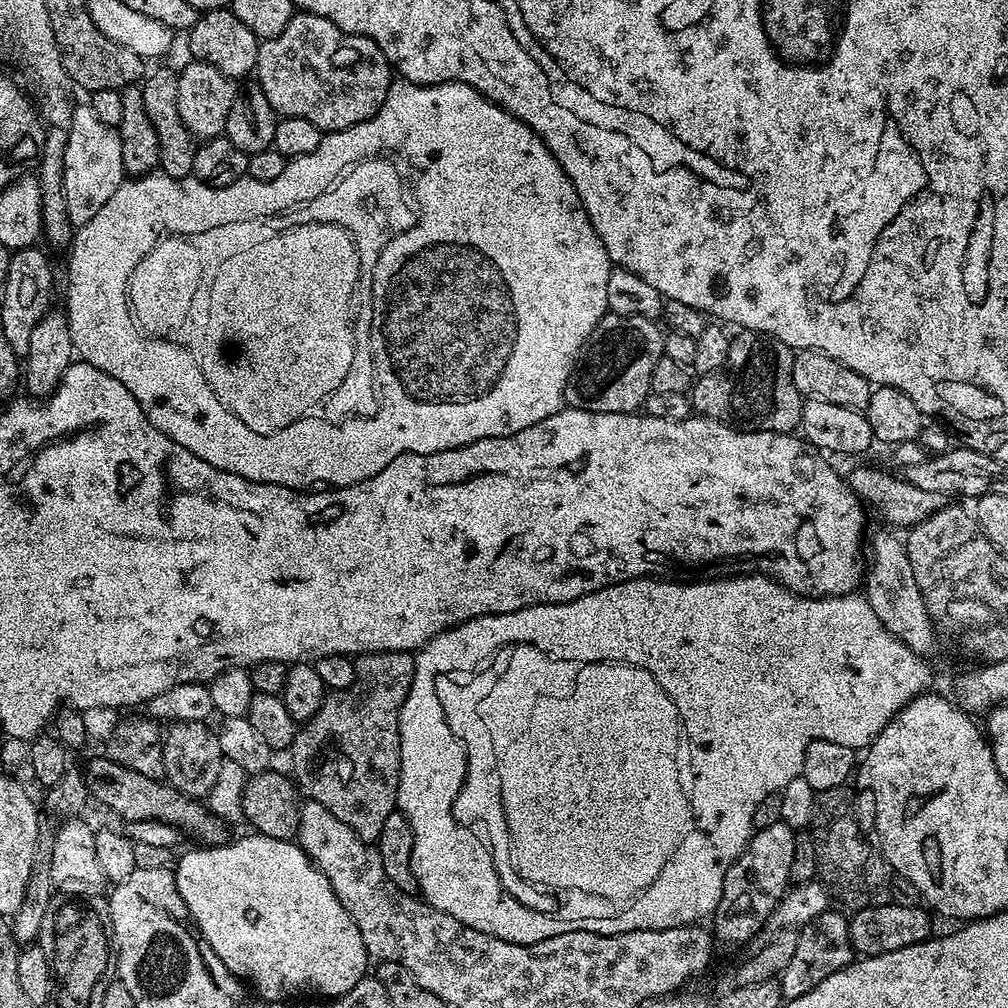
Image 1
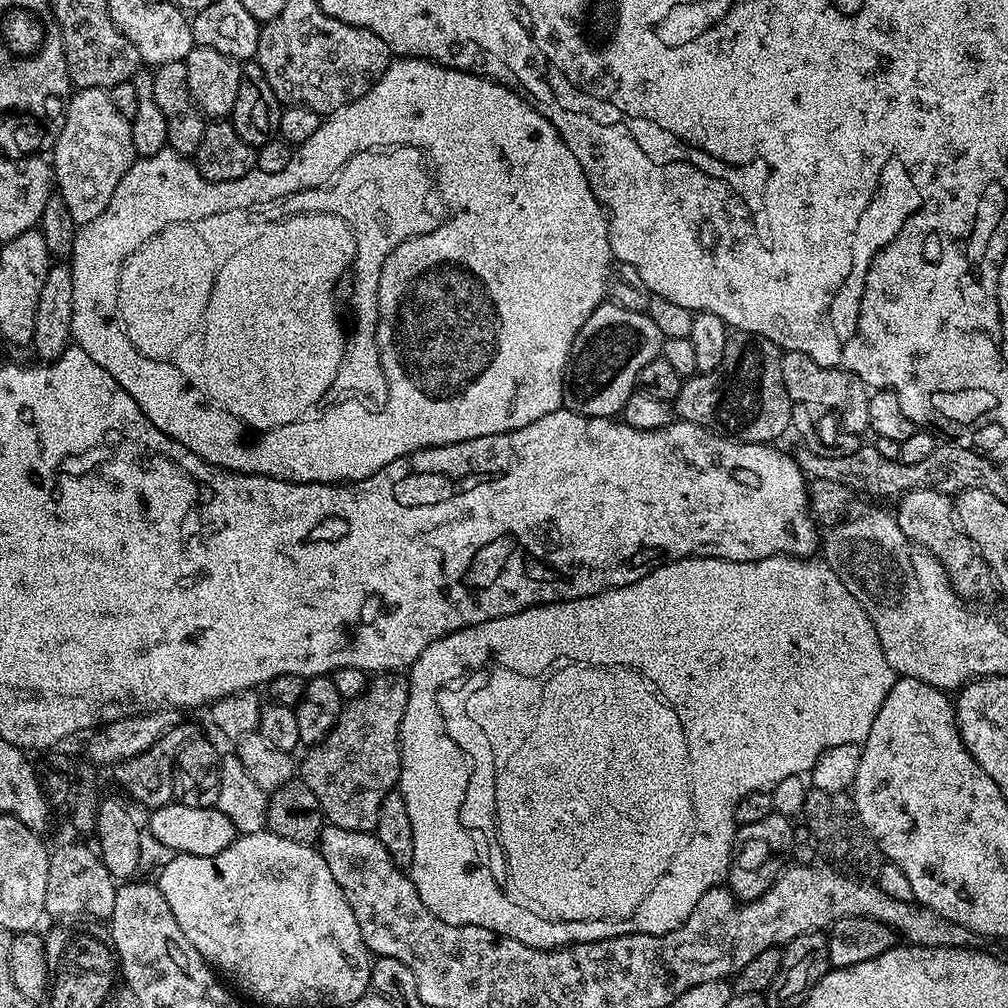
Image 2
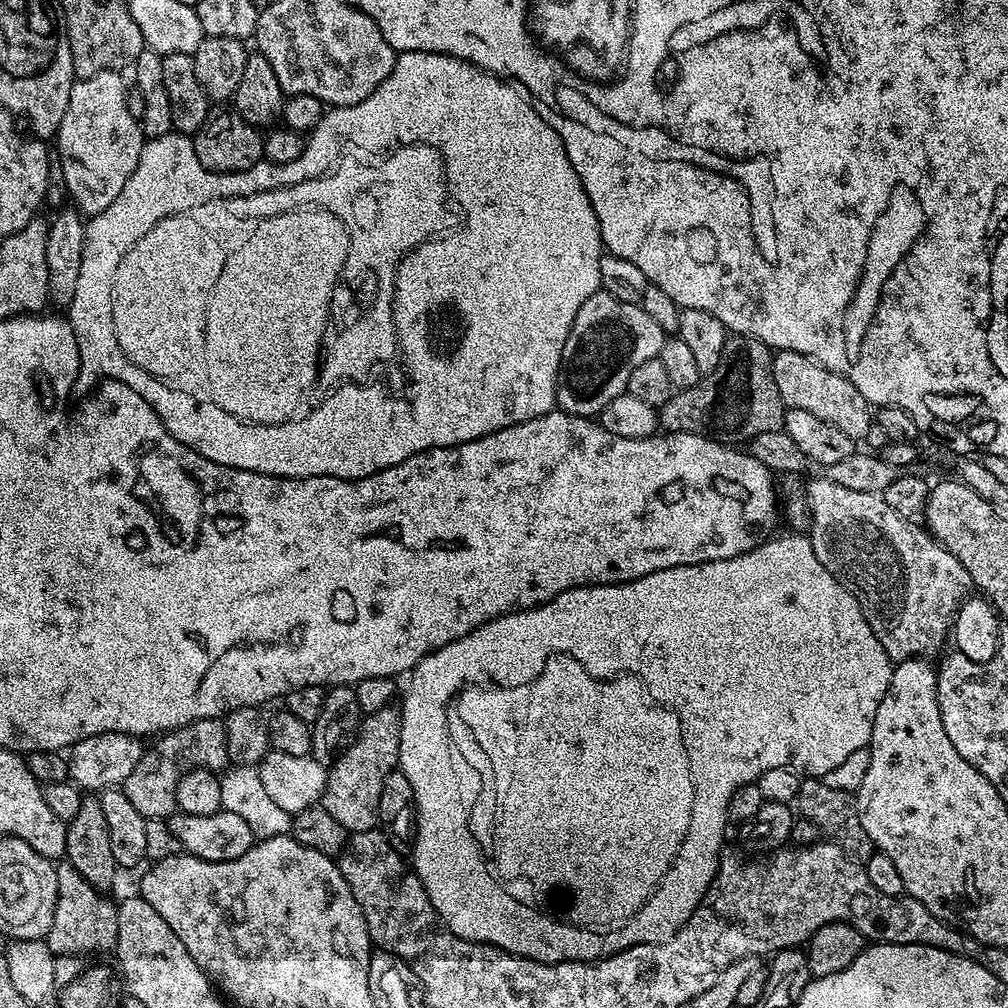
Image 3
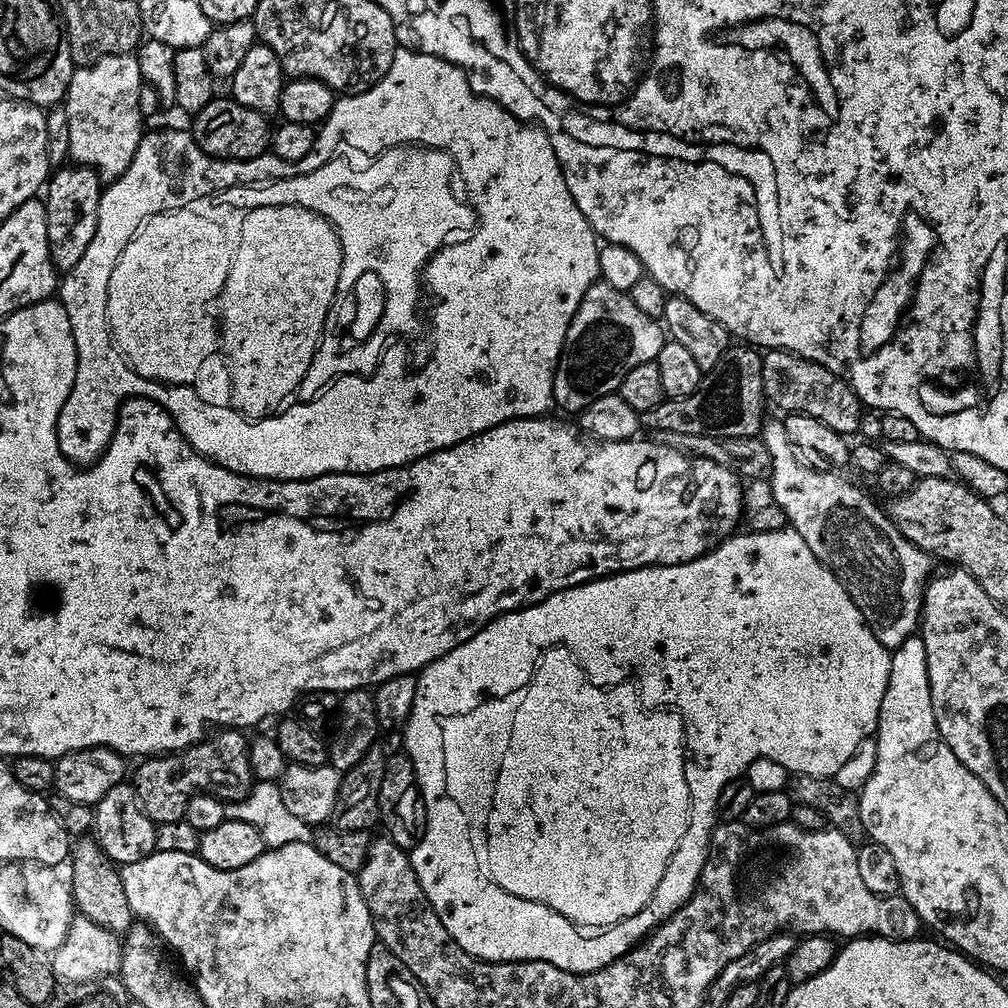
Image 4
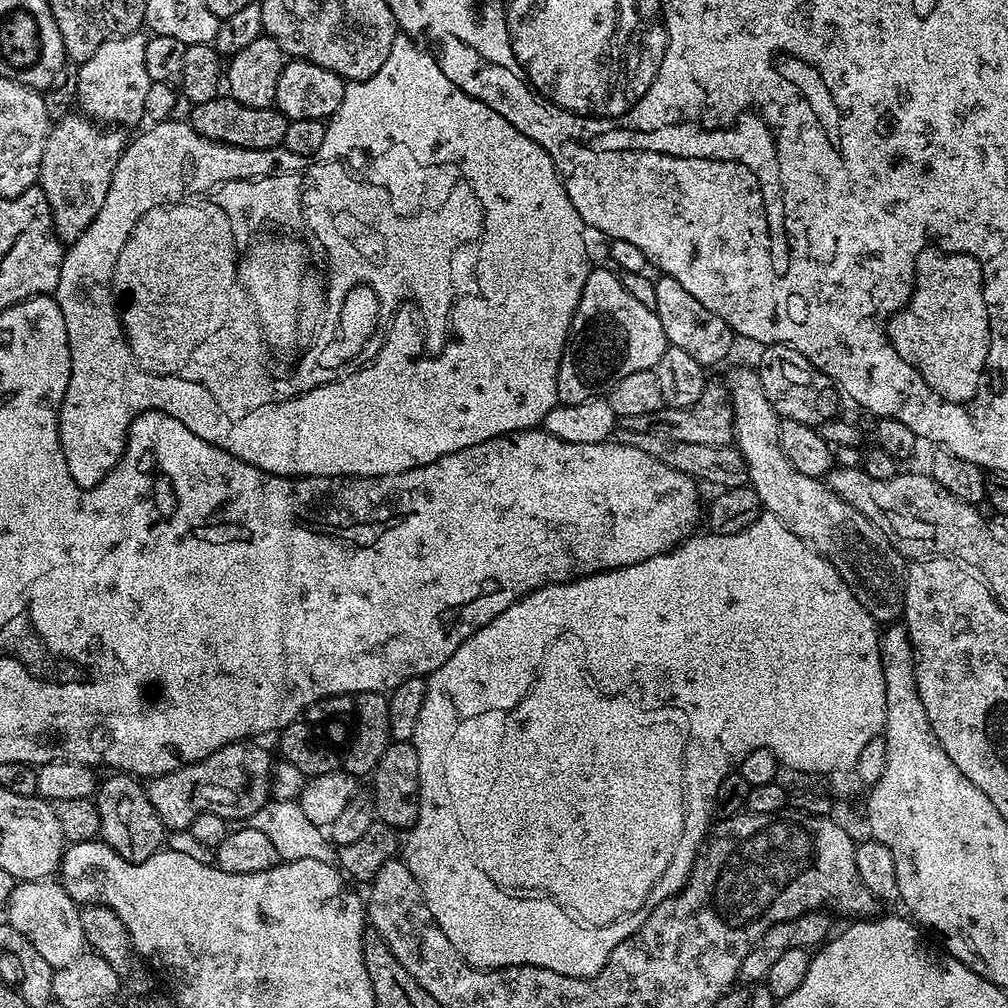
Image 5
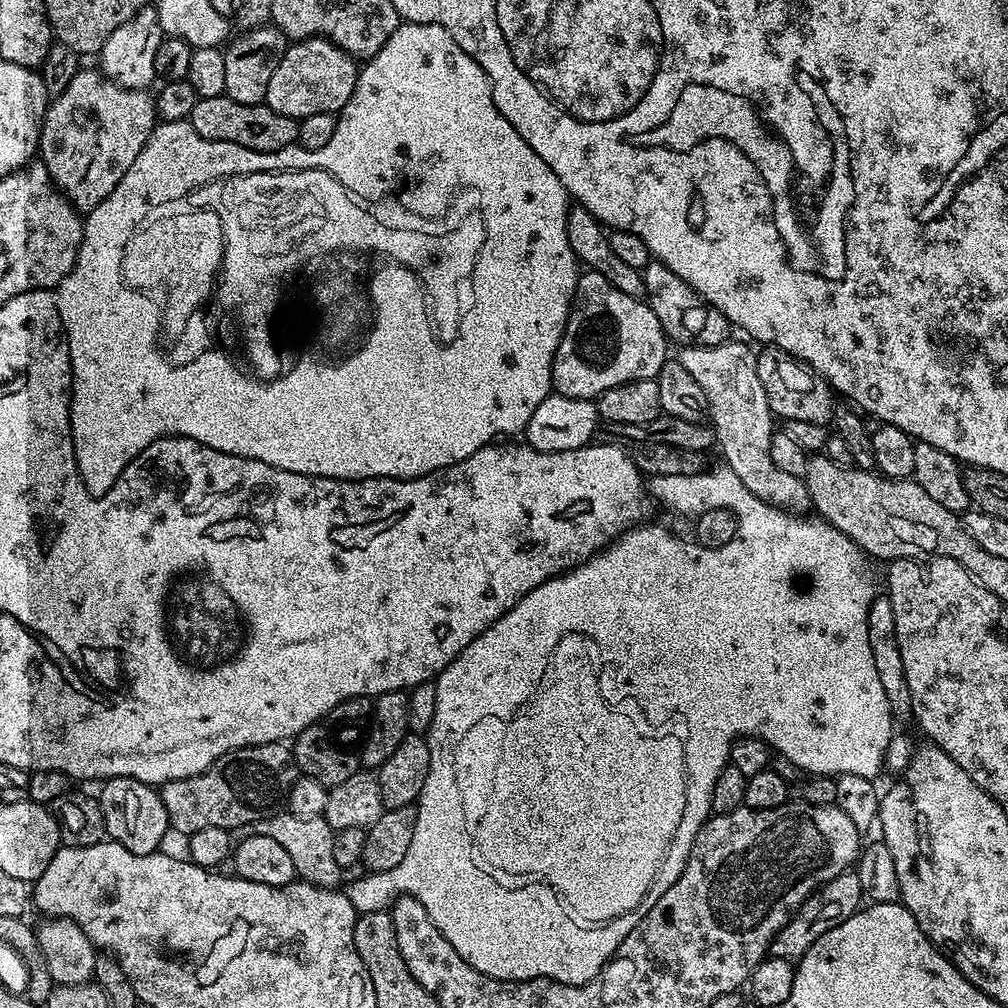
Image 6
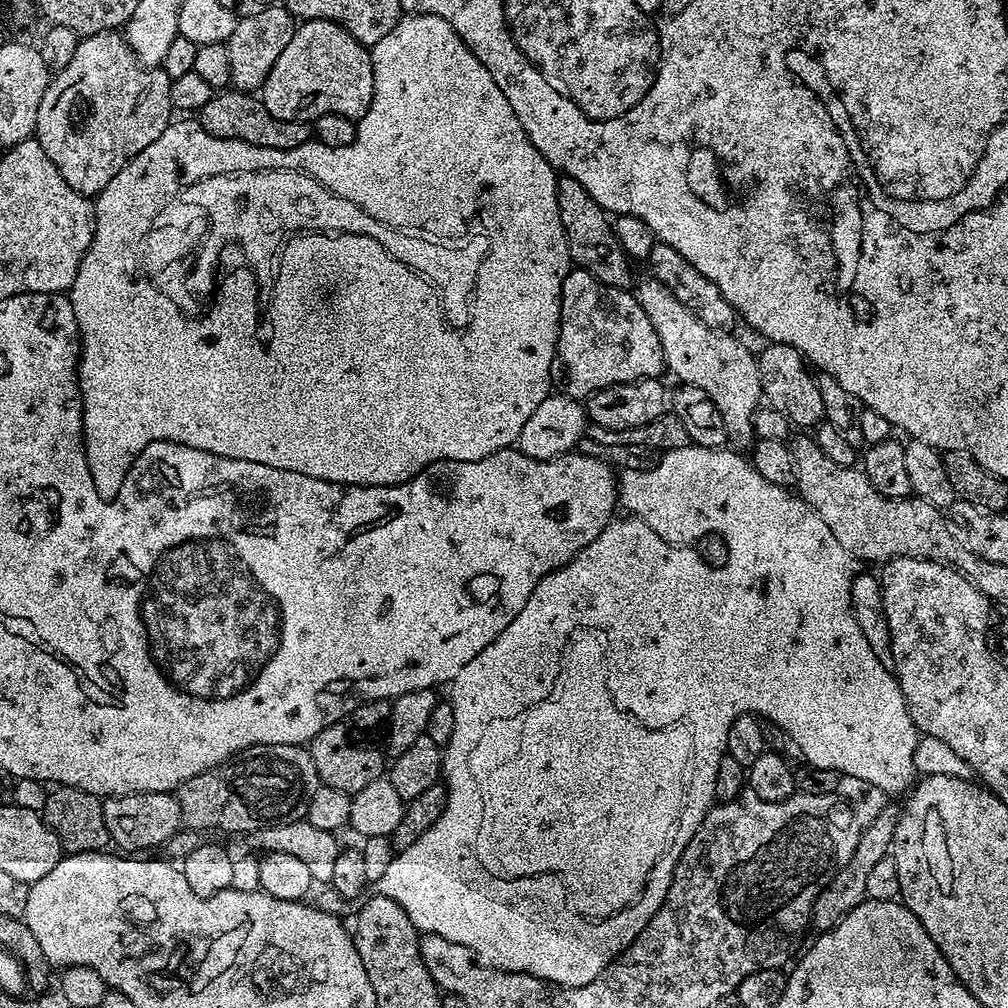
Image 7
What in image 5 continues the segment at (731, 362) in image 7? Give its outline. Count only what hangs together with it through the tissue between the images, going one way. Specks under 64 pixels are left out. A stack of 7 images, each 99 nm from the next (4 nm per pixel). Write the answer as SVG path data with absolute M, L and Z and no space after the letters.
M755 367L734 369L726 379L726 387L732 402L734 444L745 460L751 488L757 492L761 505L803 544L830 561L876 621L884 626L899 621L904 611L906 558L866 514L854 510L823 479L794 470L778 442L781 417L770 406Z

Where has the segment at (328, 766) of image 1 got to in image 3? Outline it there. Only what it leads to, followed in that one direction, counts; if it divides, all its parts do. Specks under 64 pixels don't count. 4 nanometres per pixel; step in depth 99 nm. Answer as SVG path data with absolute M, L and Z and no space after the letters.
M389 706L367 713L350 743L337 755L328 768L322 806L338 826L350 834L370 832L380 818L382 786L400 763L400 710Z

